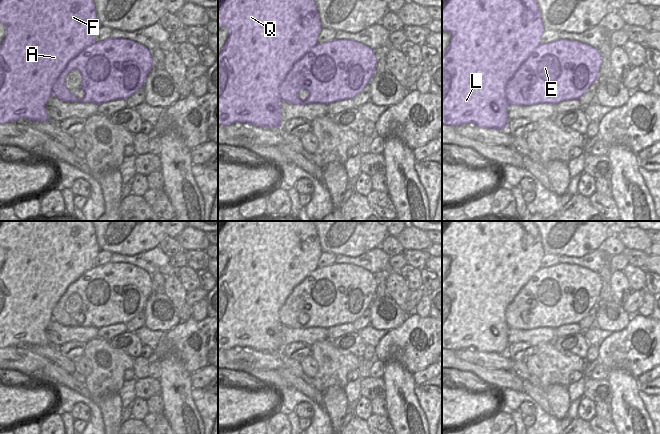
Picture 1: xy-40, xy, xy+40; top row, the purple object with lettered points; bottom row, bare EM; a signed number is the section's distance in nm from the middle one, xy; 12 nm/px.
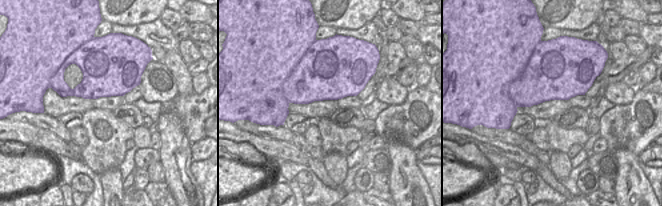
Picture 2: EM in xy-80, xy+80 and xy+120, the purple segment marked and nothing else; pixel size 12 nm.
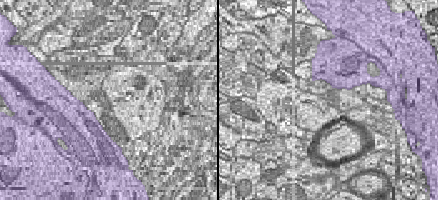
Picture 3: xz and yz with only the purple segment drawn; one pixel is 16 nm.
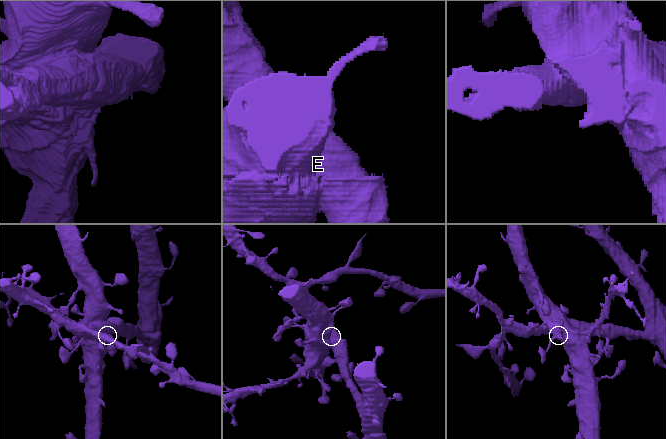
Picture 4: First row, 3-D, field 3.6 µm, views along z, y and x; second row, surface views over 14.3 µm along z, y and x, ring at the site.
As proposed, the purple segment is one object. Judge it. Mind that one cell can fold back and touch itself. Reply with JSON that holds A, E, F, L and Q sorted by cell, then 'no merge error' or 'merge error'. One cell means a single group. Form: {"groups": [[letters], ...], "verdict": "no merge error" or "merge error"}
{"groups": [["A", "F", "L", "Q"], ["E"]], "verdict": "merge error"}

